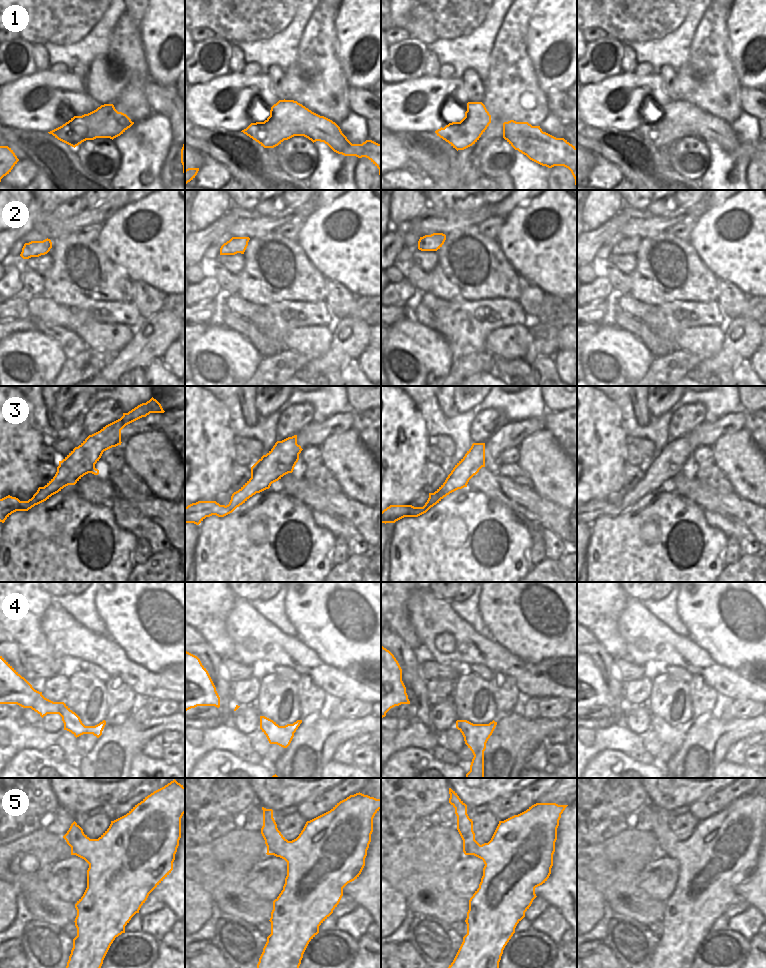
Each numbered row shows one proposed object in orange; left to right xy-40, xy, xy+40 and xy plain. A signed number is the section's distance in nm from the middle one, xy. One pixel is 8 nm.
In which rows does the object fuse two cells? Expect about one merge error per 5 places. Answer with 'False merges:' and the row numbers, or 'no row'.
False merges: 1, 5

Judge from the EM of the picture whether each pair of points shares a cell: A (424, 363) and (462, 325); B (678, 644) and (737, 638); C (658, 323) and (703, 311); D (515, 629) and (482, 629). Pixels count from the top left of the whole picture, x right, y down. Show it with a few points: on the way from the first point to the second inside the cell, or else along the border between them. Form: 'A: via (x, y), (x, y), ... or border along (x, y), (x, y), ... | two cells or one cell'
A: border along (435, 329), (447, 342), (451, 355), (454, 358) | two cells
B: border along (689, 635), (713, 657) | two cells
C: via (669, 320), (678, 315), (692, 314) | one cell
D: border along (477, 608), (493, 639) | two cells

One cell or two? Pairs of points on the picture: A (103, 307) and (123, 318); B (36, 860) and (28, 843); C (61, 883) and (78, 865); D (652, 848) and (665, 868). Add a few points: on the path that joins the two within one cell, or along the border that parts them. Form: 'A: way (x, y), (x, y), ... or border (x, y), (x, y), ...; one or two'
A: way (108, 311), (118, 313); one
B: border (54, 845), (18, 852), (10, 860); two
C: way (65, 879), (74, 869); one
D: border (657, 853), (641, 872); two

